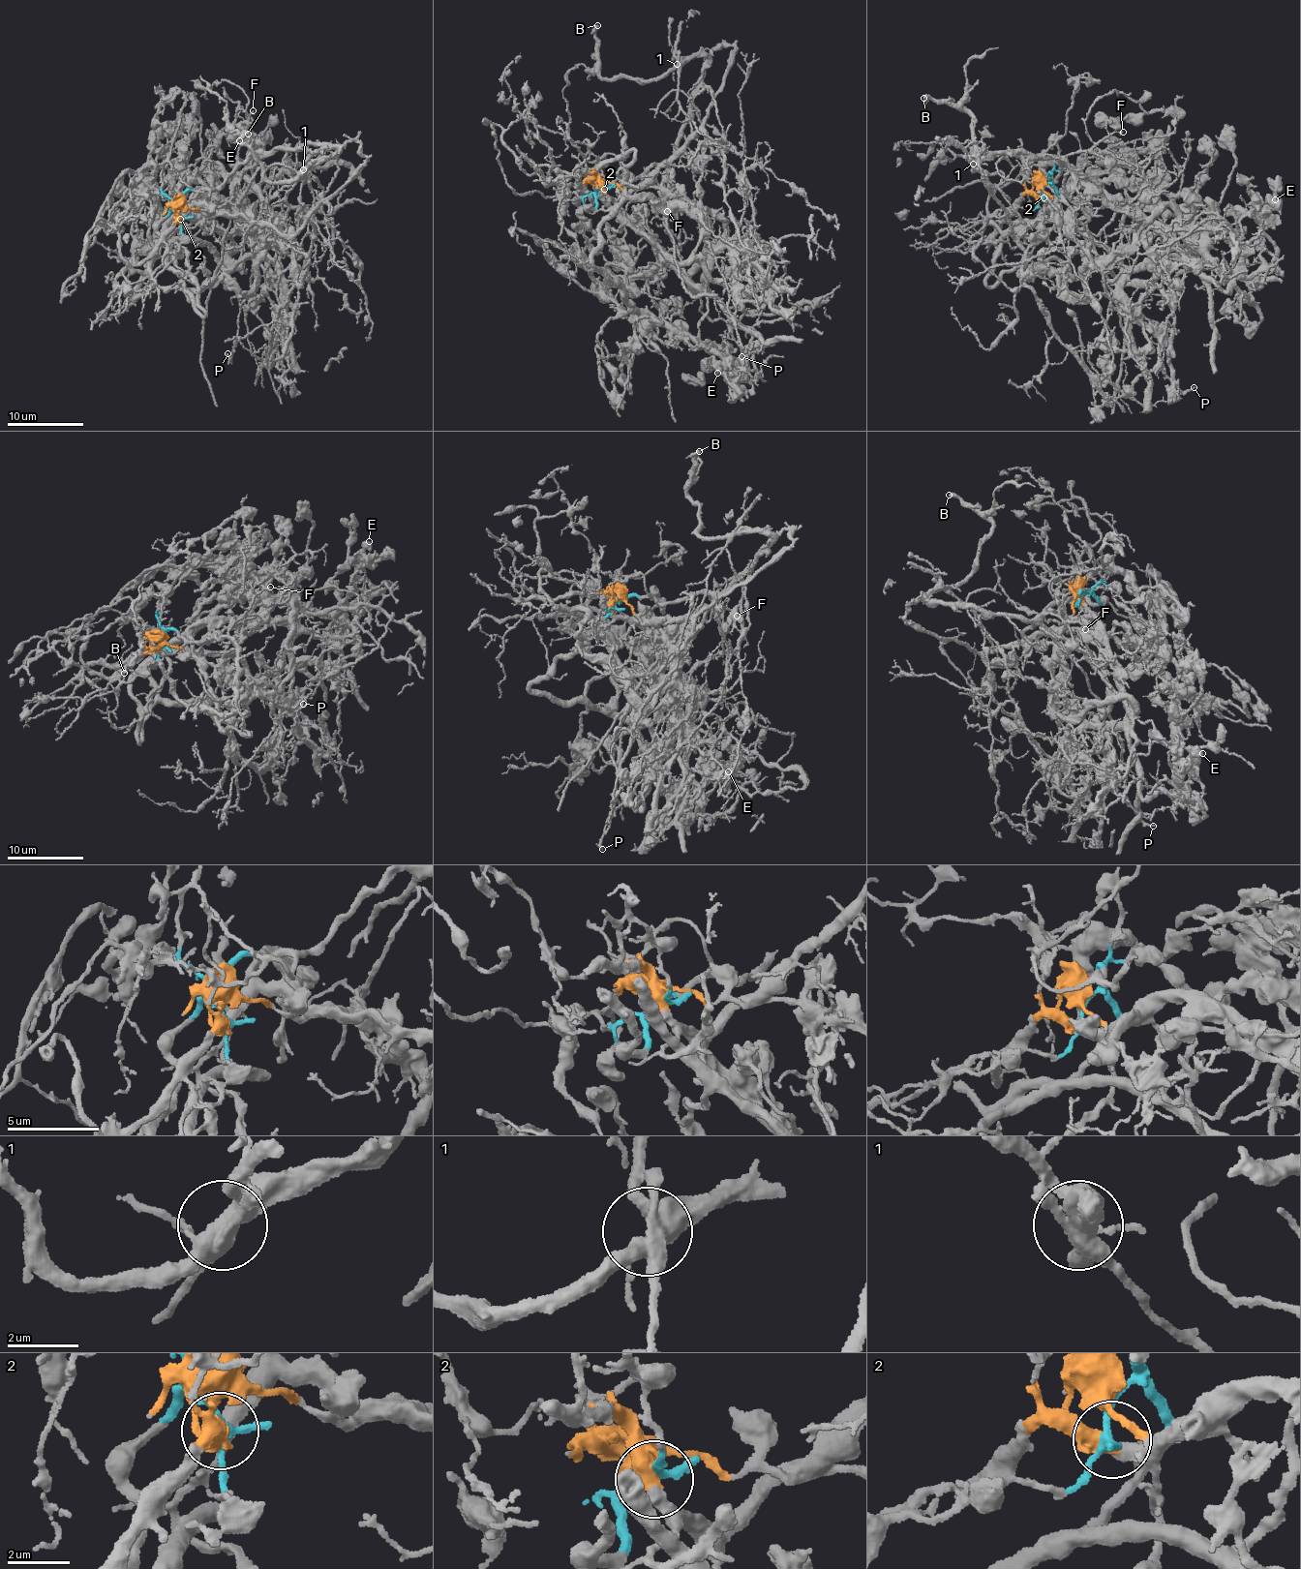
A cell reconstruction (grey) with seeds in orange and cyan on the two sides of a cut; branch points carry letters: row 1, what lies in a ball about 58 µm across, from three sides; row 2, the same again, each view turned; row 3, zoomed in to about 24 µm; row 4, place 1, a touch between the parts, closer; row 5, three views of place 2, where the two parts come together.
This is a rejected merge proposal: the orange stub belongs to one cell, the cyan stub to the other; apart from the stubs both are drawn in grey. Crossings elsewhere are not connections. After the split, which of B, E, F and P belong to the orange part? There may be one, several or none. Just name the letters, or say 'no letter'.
E, P

